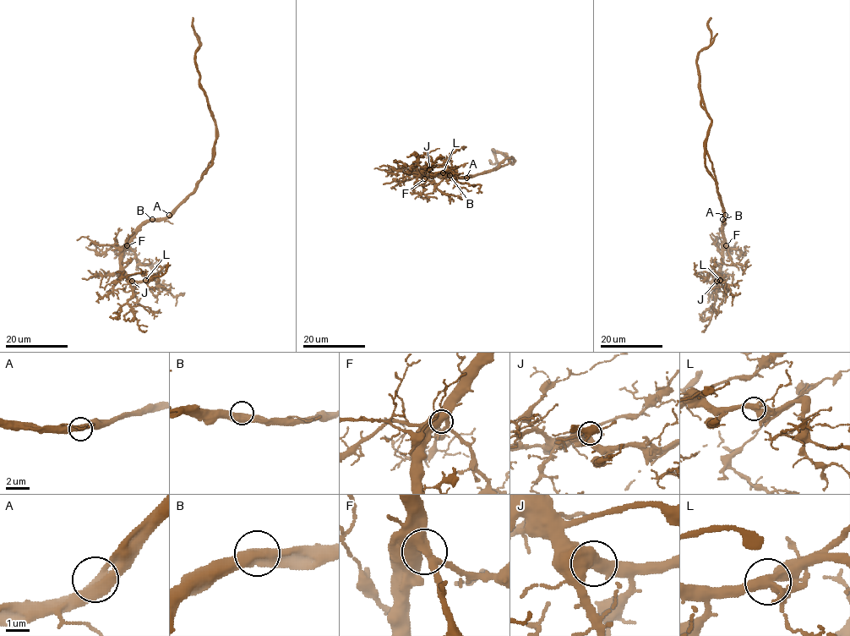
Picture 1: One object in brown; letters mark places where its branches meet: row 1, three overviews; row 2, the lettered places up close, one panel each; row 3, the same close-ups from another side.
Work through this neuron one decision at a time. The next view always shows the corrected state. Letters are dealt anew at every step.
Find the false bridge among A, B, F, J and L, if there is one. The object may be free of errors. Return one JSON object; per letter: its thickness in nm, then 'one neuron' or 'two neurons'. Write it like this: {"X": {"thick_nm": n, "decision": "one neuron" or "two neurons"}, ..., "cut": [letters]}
{"A": {"thick_nm": 500, "decision": "one neuron"}, "B": {"thick_nm": 550, "decision": "one neuron"}, "F": {"thick_nm": 600, "decision": "one neuron"}, "J": {"thick_nm": 550, "decision": "one neuron"}, "L": {"thick_nm": 480, "decision": "one neuron"}, "cut": []}

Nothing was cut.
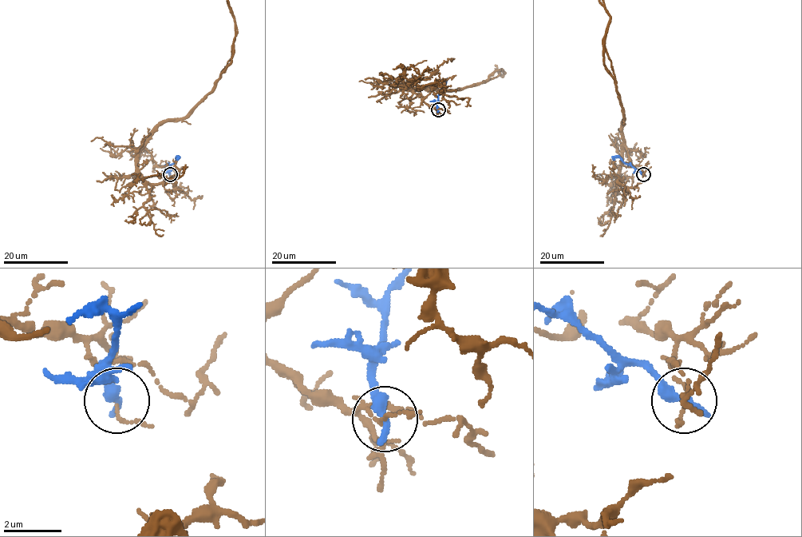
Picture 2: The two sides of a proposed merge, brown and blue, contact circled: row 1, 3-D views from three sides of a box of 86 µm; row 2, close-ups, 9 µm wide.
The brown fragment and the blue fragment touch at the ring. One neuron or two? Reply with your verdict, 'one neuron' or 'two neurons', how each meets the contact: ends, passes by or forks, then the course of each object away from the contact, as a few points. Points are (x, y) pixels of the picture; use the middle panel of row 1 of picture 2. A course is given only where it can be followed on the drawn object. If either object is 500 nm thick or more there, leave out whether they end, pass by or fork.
two neurons | brown passes by | blue ends | blue via (438, 109), (438, 97), (447, 77)

